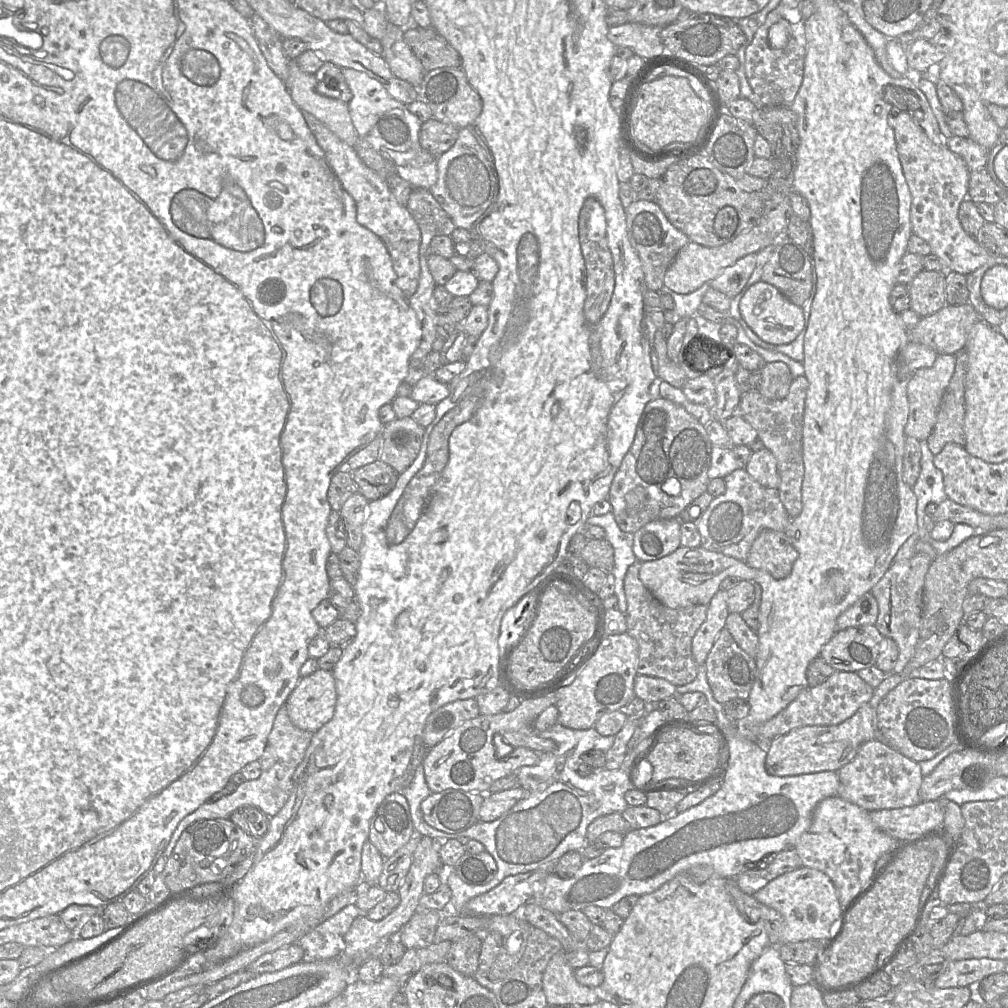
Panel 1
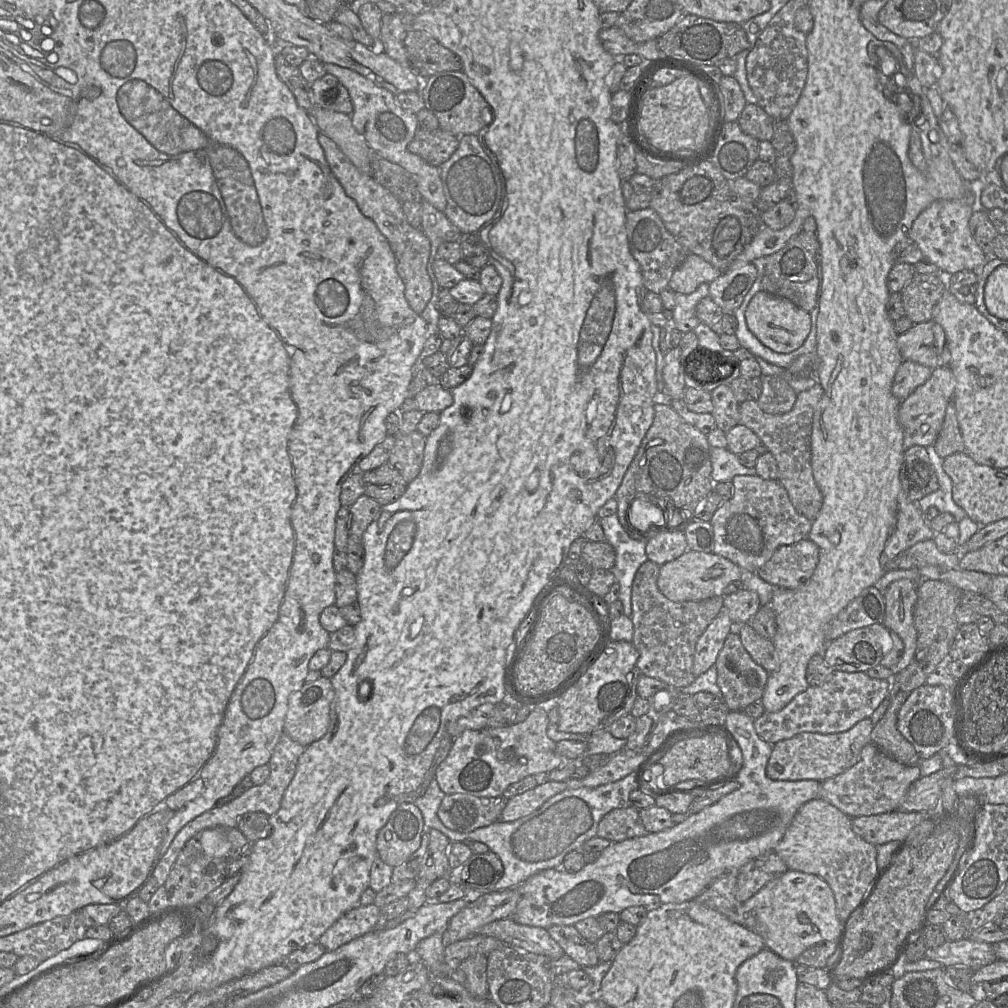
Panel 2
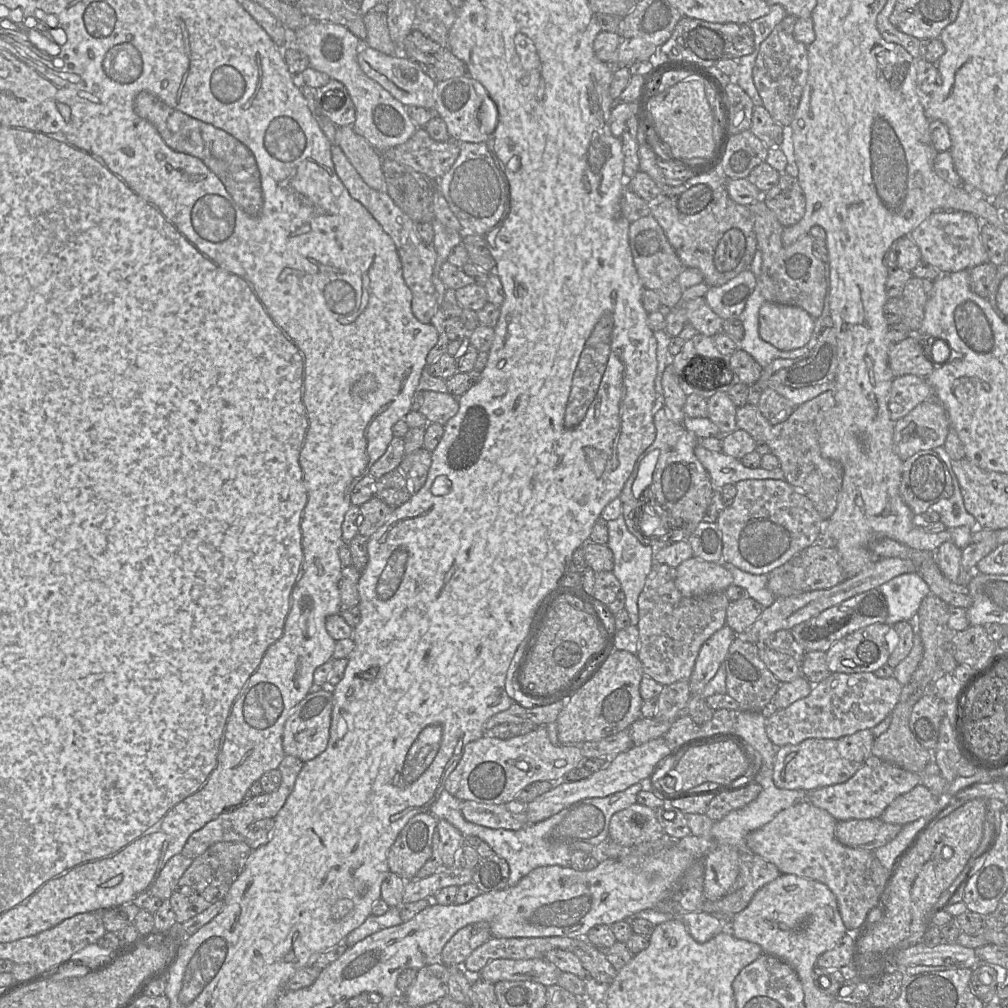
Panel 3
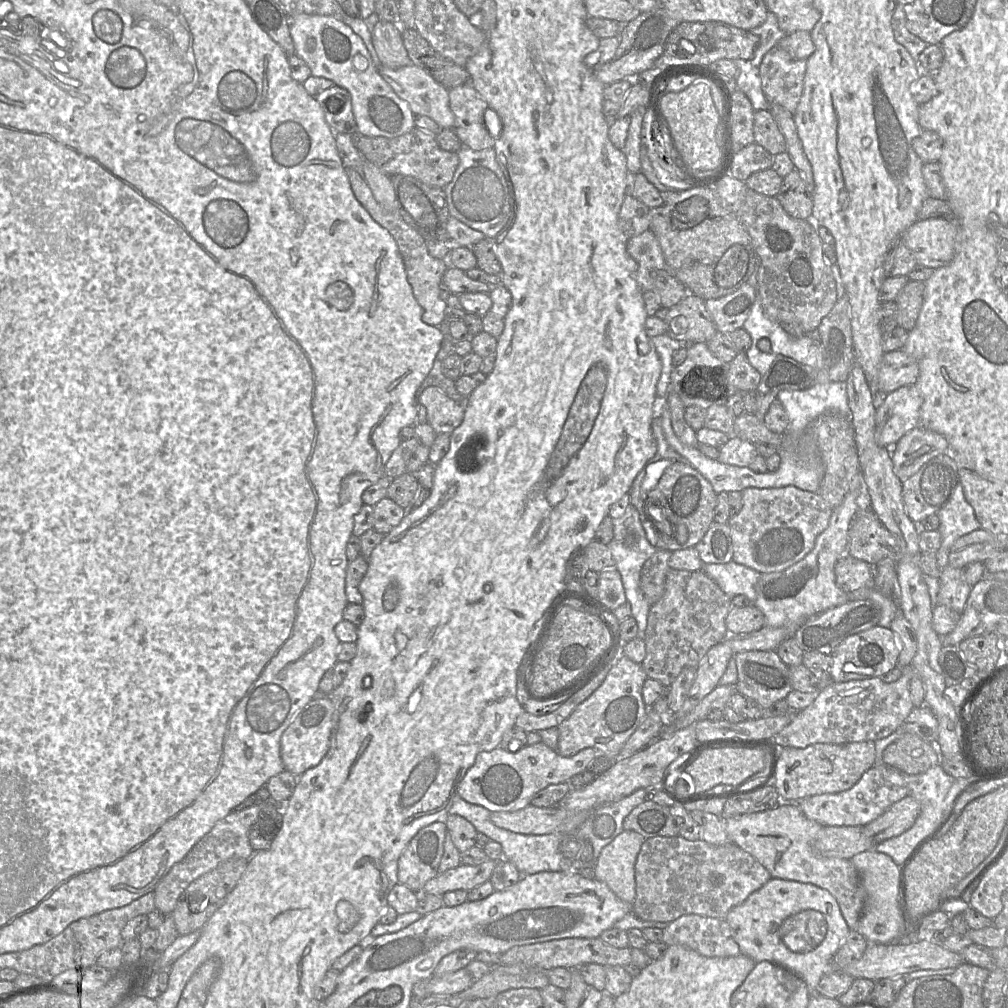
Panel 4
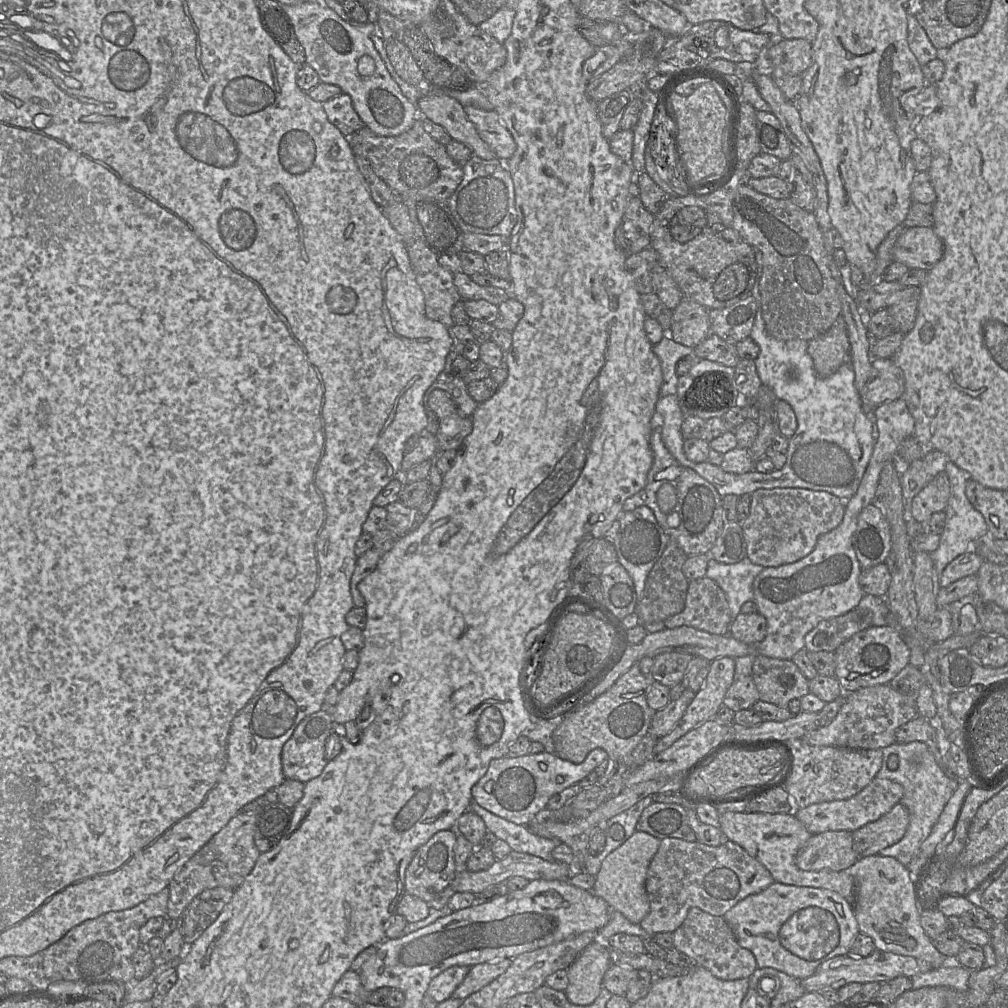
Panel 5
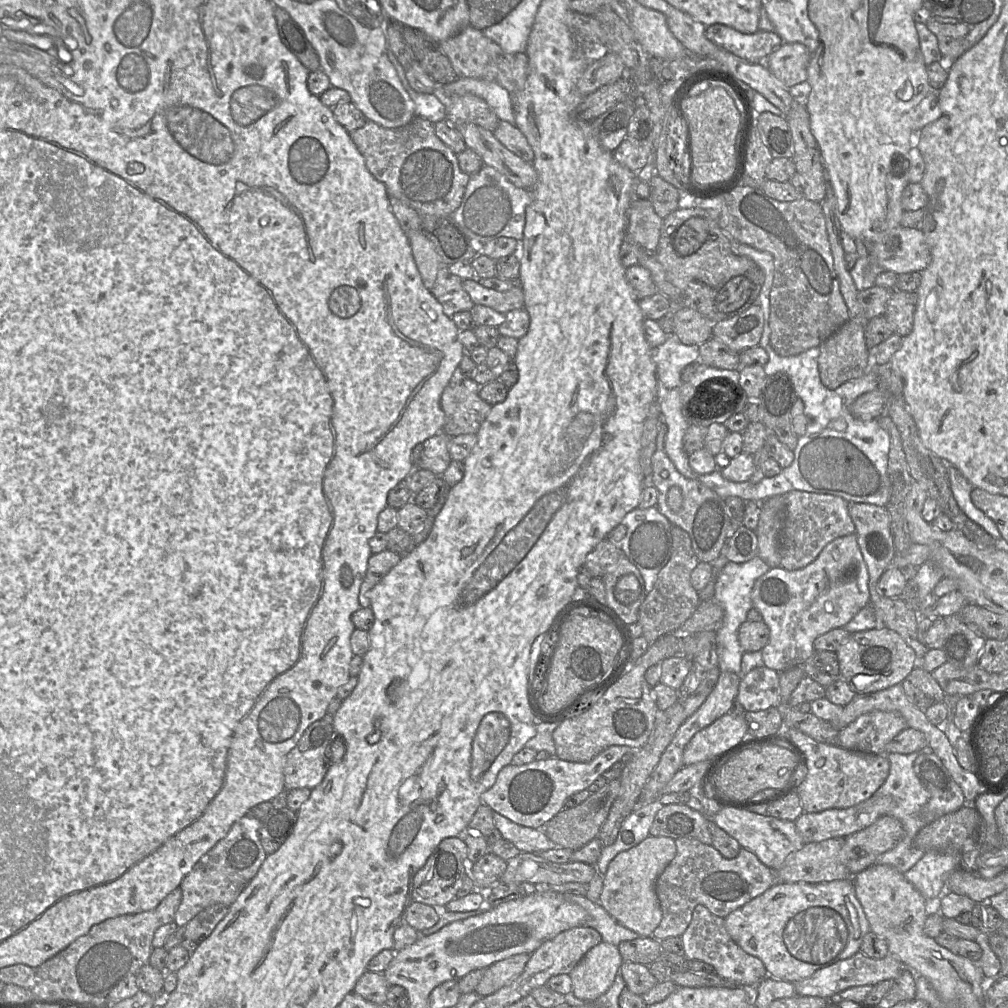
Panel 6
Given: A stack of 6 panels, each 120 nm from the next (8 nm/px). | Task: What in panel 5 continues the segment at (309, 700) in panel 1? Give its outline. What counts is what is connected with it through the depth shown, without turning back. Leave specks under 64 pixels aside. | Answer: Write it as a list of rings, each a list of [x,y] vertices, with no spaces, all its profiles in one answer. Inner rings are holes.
[[[325,702],[323,708],[306,716],[295,728],[291,737],[284,743],[281,751],[282,771],[286,779],[306,783],[321,774],[326,763],[325,751],[330,753],[334,722],[331,709]]]

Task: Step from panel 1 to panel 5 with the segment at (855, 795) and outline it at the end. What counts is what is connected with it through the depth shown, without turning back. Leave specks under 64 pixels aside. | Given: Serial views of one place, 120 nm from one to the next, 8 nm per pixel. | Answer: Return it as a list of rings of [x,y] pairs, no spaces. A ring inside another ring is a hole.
[[[876,776],[854,796],[844,800],[815,803],[797,809],[796,817],[812,835],[826,831],[855,831],[889,812],[894,805],[900,802],[903,794],[904,789],[901,784]]]

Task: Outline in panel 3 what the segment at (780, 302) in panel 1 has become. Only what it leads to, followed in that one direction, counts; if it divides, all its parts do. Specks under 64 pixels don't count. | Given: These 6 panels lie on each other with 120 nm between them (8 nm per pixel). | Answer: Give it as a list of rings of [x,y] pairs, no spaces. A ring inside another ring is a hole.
[[[765,301],[759,310],[759,335],[780,351],[805,346],[815,319],[804,309]]]

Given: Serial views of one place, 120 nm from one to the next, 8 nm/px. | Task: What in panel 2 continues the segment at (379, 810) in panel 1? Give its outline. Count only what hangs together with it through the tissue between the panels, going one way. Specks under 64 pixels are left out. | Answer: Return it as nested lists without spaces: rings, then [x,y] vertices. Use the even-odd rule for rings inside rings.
[[[413,803],[400,804],[377,834],[378,856],[395,867],[409,858],[421,845],[424,821]]]

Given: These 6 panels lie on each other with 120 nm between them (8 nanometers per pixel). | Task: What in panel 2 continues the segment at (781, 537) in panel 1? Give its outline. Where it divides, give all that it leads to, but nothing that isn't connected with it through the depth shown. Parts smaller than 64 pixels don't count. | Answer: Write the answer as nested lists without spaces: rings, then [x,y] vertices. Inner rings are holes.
[[[805,539],[780,546],[757,574],[775,588],[797,589],[812,577],[818,561],[818,546]]]

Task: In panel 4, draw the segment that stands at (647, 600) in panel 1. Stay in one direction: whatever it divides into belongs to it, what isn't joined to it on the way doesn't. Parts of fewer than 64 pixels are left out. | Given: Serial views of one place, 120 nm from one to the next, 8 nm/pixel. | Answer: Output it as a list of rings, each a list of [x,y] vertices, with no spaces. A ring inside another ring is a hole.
[[[670,569],[666,576],[665,591],[659,601],[650,606],[647,628],[642,635],[646,656],[641,664],[648,678],[669,687],[686,667],[697,667],[711,647],[727,637],[726,617],[732,607],[731,599],[704,571]]]

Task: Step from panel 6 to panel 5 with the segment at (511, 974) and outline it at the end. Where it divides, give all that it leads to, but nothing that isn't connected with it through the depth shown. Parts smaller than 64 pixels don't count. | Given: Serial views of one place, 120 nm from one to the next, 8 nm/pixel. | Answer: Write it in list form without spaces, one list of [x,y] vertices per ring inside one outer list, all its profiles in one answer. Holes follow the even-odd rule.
[[[503,958],[470,967],[461,984],[455,989],[452,998],[465,999],[491,983],[511,965],[512,959]]]

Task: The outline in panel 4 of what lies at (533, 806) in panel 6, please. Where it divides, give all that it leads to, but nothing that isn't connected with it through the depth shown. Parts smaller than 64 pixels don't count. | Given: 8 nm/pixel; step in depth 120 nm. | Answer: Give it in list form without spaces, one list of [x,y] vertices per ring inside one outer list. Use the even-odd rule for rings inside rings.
[[[543,742],[524,745],[517,752],[497,747],[480,752],[457,786],[457,795],[466,802],[491,812],[514,812],[530,805],[536,793],[551,784],[565,783],[572,776],[586,770],[597,756],[593,748],[585,748],[570,757],[563,757]]]

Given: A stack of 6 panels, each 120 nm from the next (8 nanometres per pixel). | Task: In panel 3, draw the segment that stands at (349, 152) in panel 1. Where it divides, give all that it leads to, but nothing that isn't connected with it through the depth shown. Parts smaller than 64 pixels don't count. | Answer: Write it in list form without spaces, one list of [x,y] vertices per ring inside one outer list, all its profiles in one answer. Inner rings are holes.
[[[337,144],[331,145],[331,157],[335,172],[349,195],[369,211],[393,240],[401,261],[404,282],[412,292],[411,311],[418,321],[430,323],[437,311],[436,289],[432,281],[436,261],[434,246],[420,239],[416,233],[415,222],[394,203],[387,192],[377,191],[363,181]]]

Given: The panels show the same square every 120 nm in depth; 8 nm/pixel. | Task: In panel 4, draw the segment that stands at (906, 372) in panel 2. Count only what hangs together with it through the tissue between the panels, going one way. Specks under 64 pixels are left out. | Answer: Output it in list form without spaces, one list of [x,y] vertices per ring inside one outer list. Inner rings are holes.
[[[908,385],[879,398],[875,421],[876,442],[891,454],[895,444],[919,426],[923,397],[915,385]]]

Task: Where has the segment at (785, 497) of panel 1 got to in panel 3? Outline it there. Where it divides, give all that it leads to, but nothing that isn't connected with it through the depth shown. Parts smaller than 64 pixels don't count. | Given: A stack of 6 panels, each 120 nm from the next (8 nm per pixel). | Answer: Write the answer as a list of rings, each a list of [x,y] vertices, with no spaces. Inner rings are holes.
[[[823,392],[795,407],[788,419],[775,425],[771,424],[758,407],[752,404],[747,403],[736,411],[738,429],[746,431],[756,442],[769,446],[771,453],[779,460],[785,481],[811,500],[824,521],[828,520],[836,509],[843,482],[841,465],[834,460],[824,458],[819,446],[821,424],[834,405],[833,392]]]

